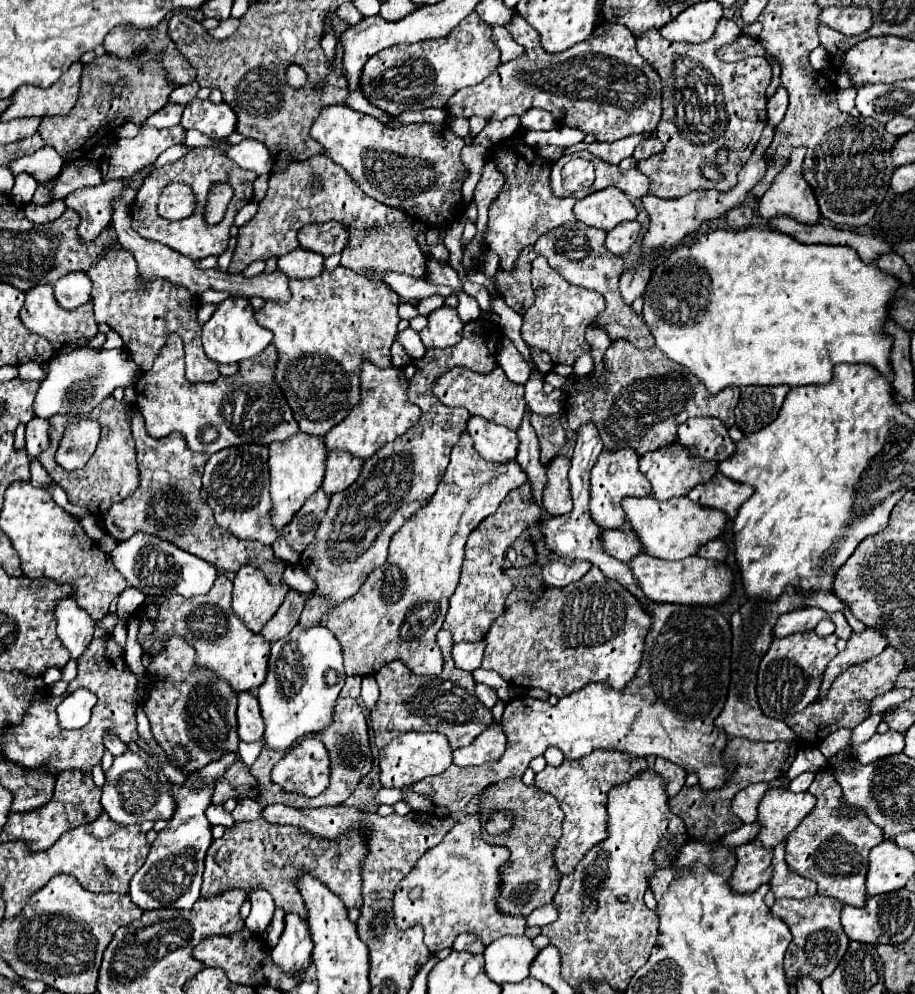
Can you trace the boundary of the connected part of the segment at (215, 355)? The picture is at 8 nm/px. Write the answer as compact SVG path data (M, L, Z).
M229 298L221 302L211 316L211 320L203 326L203 350L205 356L217 364L233 364L261 354L273 340L273 332L261 328L255 322L255 312L245 298Z

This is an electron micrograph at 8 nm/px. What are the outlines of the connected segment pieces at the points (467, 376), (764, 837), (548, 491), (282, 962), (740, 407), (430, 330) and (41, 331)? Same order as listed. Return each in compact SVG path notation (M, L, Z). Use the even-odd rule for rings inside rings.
M497 366L495 370L491 370L489 374L477 374L471 370L451 370L447 374L443 374L443 378L439 378L433 386L435 396L447 404L447 406L461 406L465 408L471 416L483 416L485 420L491 420L495 424L507 426L509 430L517 430L523 416L525 416L525 400L523 400L523 384L515 384L511 382L505 372L501 370L501 366Z
M789 788L769 790L761 804L759 804L759 818L761 824L759 840L767 848L775 848L783 842L799 822L815 808L815 798L809 792L791 792Z
M557 456L549 466L547 466L547 486L543 490L543 508L551 516L561 516L567 514L573 506L571 502L571 492L569 492L569 458Z
M285 914L285 930L273 948L273 962L291 974L303 972L311 962L311 950L307 922L299 914Z
M747 386L735 408L735 422L743 434L753 434L771 424L787 396L787 386Z
M441 306L439 310L431 312L427 320L429 320L427 328L419 332L427 348L451 348L459 342L463 332L463 322L459 320L455 308Z
M43 284L43 286L35 286L27 292L25 298L25 306L21 308L21 322L35 334L47 338L55 352L67 352L67 350L75 350L77 346L87 344L91 338L95 338L97 334L97 326L95 326L95 318L93 318L93 306L91 302L87 302L85 306L79 306L77 310L63 310L53 294L53 286L51 284Z

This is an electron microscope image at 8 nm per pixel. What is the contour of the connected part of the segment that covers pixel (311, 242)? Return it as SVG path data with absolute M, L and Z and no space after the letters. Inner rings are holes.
M325 222L325 224L311 224L303 226L299 232L299 244L307 250L315 250L321 256L331 256L343 252L349 242L347 228L341 222Z

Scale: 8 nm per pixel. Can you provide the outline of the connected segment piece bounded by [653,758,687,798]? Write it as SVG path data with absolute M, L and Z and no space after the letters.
M657 758L655 764L653 764L653 768L655 768L655 772L659 772L663 776L665 790L667 790L669 798L673 798L683 788L687 772L681 766L677 766L677 764L673 764L673 762L665 760L665 758Z

